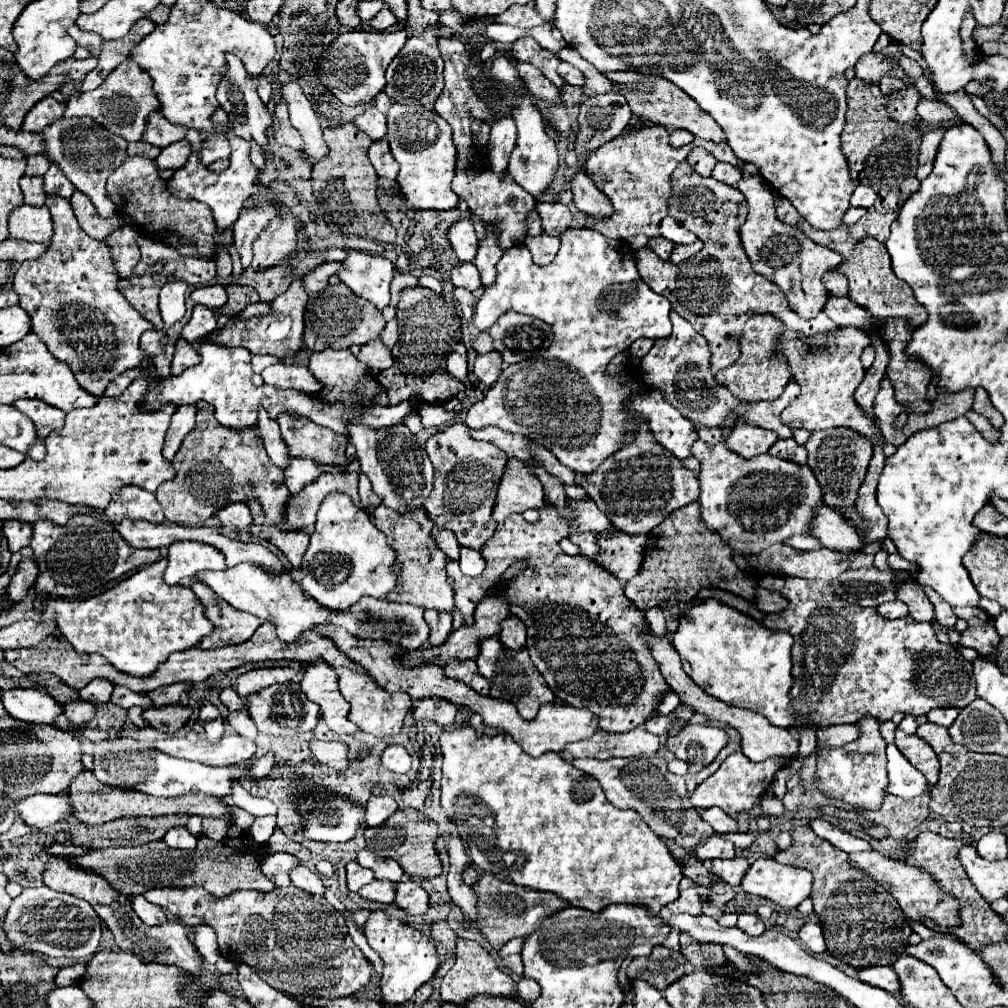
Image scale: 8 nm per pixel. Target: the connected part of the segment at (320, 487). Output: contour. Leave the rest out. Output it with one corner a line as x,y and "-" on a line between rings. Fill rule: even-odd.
322,472
314,482
304,486
298,494
290,494
282,526
284,530
306,530
316,524
316,512
322,504
322,500
332,492
344,492
352,498
356,506
360,506
358,496
358,472

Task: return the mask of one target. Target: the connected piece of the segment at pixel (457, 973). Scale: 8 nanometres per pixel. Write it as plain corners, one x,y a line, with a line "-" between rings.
462,938
456,940
456,962
452,970
442,978
442,984
440,984
440,994
444,1002
466,1004
466,996
474,996
474,992
492,992
494,996
510,998
512,988
514,988
512,978
496,966
494,958
482,944
474,940
462,940

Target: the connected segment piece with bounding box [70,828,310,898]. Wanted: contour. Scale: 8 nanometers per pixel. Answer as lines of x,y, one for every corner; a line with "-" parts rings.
278,828
274,830
272,838
266,844
254,844
254,848
258,848
258,852
244,854
244,852
236,850
232,844
254,844
254,842
250,836
242,836
236,840
230,838
230,840
222,840
222,842
212,842
206,836
200,836
196,850
170,850
164,842
150,842
150,844
136,846
136,848
98,848
98,850
88,850
84,856
70,858
70,864
78,866
86,872
100,874
102,878
108,880
108,884
114,890
118,890
124,896
144,894
142,890
150,890
150,888
202,886
210,894
222,898
222,896
228,896
234,890
242,890
242,888
246,888
246,890
262,888
262,892
274,890
274,882
268,880
266,876
262,876
262,872
258,870
260,862
266,860
268,854
288,852
294,856
302,856
302,860
306,860
310,856
310,852
306,848
288,840
286,834
280,832

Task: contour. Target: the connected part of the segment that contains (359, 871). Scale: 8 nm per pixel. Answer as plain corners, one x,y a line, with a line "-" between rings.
358,862
346,864
346,886
350,892
358,892
362,886
370,884
374,880
374,872
358,866

